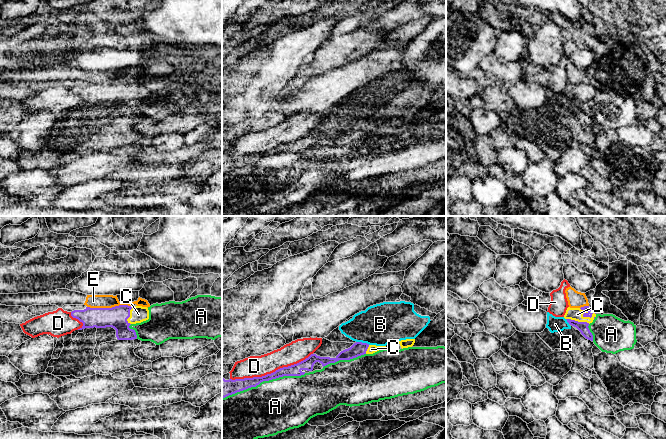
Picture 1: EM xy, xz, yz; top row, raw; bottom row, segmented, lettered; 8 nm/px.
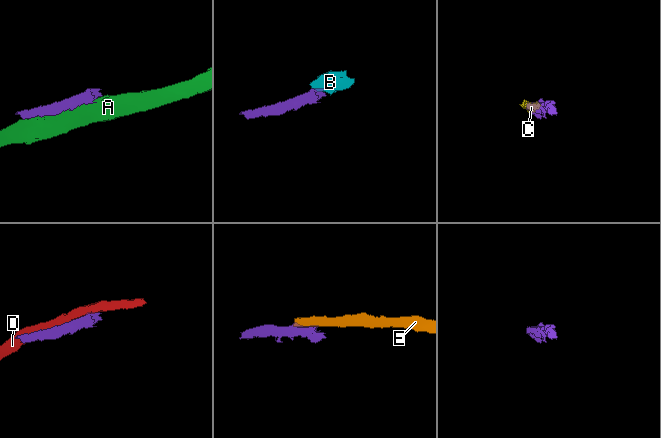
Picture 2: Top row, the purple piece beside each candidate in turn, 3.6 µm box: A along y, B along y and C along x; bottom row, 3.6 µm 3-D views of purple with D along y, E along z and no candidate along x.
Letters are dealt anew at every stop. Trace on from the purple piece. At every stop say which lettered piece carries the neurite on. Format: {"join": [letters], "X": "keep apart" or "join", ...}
{"join": ["C"], "A": "keep apart", "B": "keep apart", "C": "join", "D": "keep apart", "E": "keep apart"}

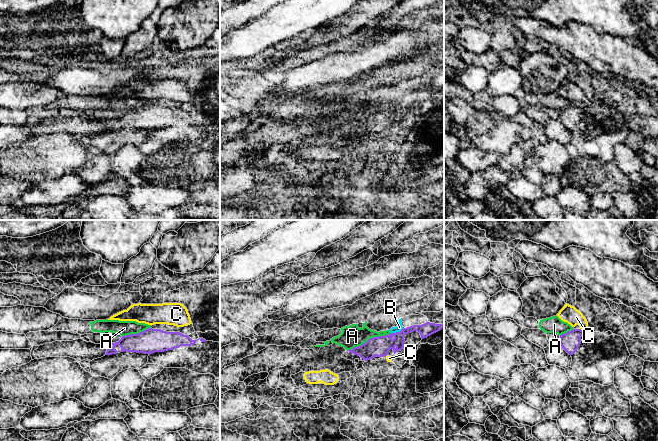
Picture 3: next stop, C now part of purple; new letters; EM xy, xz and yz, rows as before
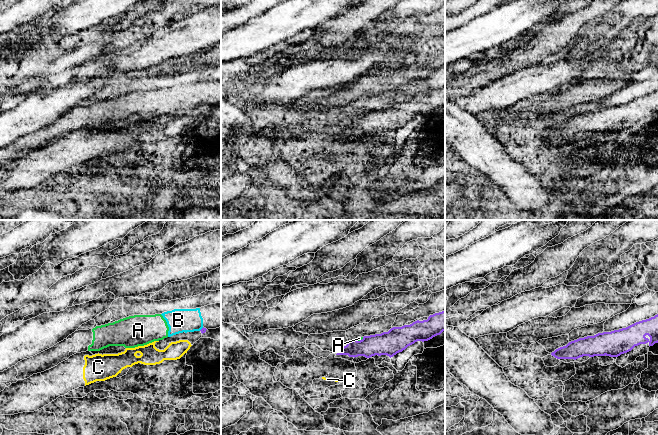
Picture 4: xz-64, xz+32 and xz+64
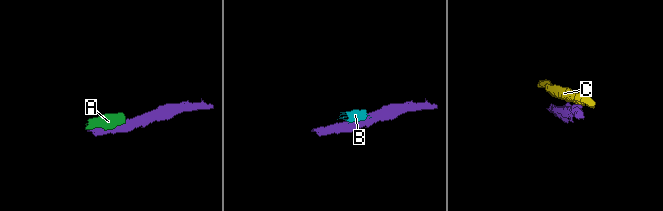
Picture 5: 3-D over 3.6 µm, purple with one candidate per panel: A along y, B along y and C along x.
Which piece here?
{"join": [], "A": "keep apart", "B": "keep apart", "C": "keep apart"}

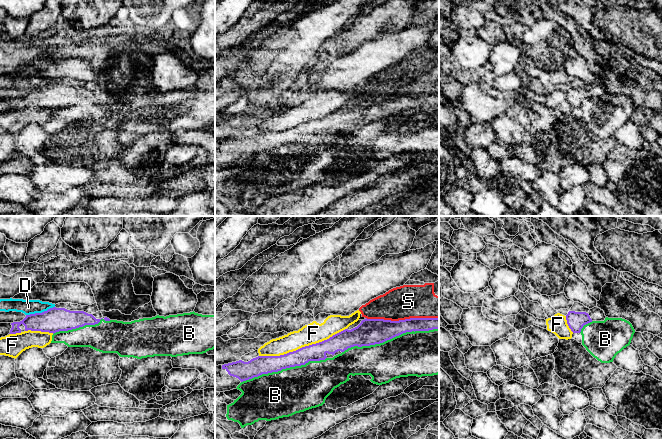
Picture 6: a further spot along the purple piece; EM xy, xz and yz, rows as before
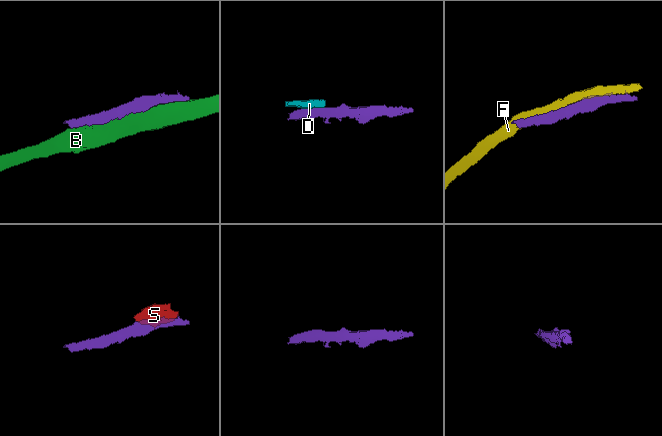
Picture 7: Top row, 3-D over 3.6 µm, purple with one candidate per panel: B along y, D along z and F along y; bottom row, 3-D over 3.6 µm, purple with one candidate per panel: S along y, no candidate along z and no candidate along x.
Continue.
{"join": [], "B": "keep apart", "D": "keep apart", "F": "keep apart", "S": "keep apart"}

